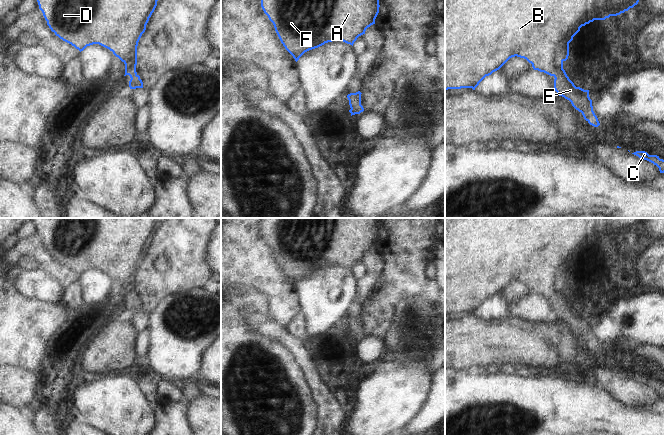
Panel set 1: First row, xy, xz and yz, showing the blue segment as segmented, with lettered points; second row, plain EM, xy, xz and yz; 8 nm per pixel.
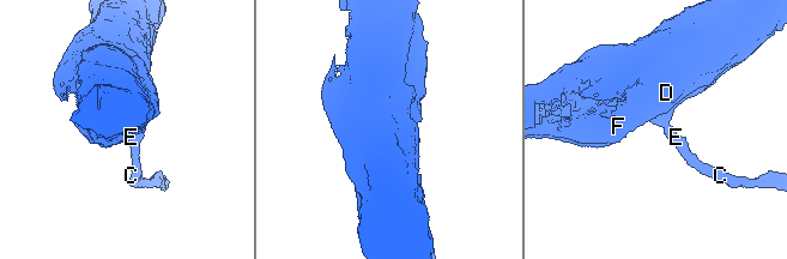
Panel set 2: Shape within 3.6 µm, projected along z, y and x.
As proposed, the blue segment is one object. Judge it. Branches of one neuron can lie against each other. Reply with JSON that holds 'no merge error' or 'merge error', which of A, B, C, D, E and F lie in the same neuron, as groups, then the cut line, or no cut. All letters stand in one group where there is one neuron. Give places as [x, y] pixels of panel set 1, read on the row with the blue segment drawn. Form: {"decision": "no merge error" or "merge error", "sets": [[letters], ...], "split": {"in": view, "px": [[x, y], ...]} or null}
{"decision": "no merge error", "sets": [["A", "B", "C", "D", "E", "F"]], "split": null}

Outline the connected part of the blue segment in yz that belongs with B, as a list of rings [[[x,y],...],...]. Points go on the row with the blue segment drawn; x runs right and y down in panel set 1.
[[[445,0],[445,90],[475,88],[510,58],[520,57],[554,79],[559,96],[569,100],[592,126],[600,125],[589,90],[576,87],[563,69],[569,43],[582,26],[617,16],[639,0]]]

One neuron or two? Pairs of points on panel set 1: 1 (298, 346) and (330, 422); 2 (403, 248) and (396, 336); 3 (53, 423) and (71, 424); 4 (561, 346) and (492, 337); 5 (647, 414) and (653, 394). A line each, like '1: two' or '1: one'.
1: one
2: two
3: two
4: one
5: two

